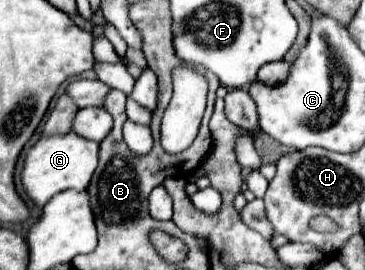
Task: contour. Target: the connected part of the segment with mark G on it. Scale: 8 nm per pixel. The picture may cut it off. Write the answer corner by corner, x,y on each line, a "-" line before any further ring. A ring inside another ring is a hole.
69,131
67,135
59,135
59,137
39,139
27,151
27,157
23,163
21,183
23,183
25,193
37,207
43,207
55,193
61,193
67,189
85,191
91,181
91,173
97,167
97,151
99,151
99,143
87,141
75,135
73,131

